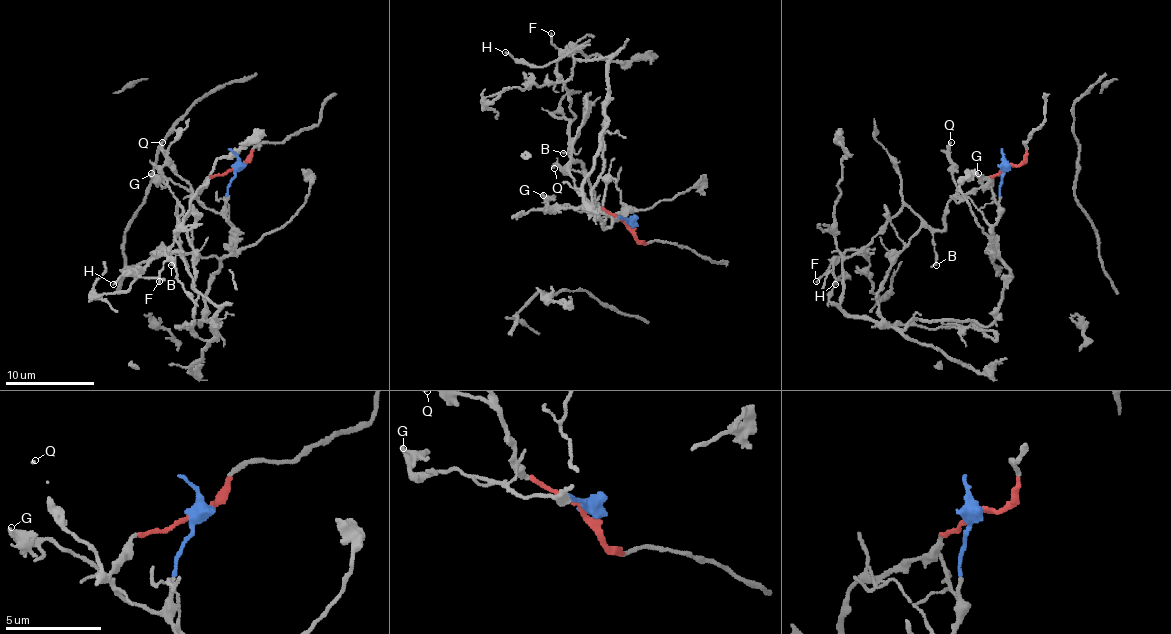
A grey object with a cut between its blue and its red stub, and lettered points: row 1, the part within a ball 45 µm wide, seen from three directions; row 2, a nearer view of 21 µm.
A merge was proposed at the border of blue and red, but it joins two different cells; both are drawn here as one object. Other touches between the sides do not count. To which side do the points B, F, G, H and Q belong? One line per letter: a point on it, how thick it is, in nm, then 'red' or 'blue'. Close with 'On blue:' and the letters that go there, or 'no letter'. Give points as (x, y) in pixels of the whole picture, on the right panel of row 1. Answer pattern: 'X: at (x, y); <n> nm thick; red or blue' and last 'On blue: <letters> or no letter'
B: at (936, 265); 100 nm thick; red
F: at (816, 281); 140 nm thick; red
G: at (978, 173); 240 nm thick; blue
H: at (835, 284); 170 nm thick; red
Q: at (951, 142); 280 nm thick; red
On blue: G

